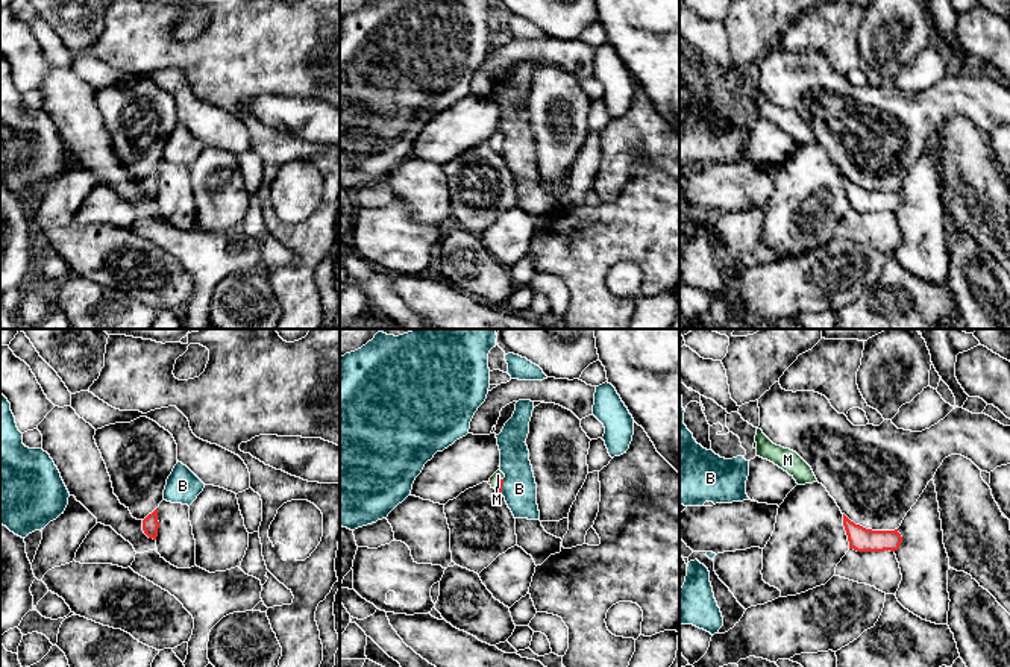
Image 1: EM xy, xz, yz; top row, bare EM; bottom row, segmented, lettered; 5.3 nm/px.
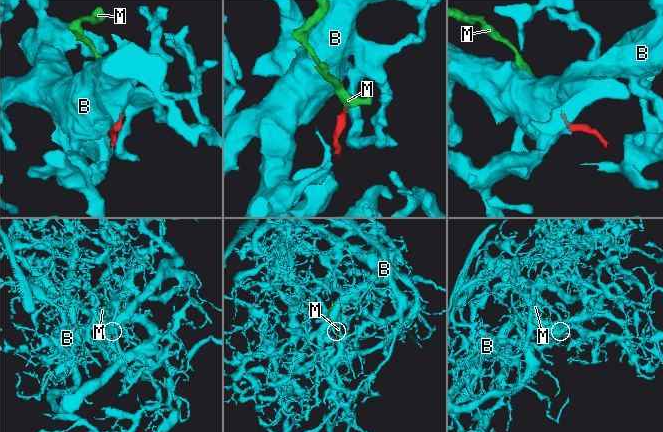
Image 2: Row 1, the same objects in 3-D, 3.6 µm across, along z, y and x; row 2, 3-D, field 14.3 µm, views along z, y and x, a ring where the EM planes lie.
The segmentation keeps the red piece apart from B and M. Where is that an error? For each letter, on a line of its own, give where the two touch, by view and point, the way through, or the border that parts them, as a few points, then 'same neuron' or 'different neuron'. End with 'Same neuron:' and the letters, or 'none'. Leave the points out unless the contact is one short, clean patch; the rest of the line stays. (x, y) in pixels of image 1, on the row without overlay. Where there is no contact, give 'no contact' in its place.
B: meets red in xz at (501, 147); border along xz (504, 140), (501, 153); different neuron
M: meets red in xz at (496, 143); runs through xz (499, 144), (496, 143), (498, 135); same neuron
Same neuron: M

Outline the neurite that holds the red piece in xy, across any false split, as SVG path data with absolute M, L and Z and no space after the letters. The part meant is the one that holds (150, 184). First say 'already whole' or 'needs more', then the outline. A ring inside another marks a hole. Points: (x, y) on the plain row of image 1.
already whole; M158 168L143 180L143 191L149 199L156 200L158 197Z

